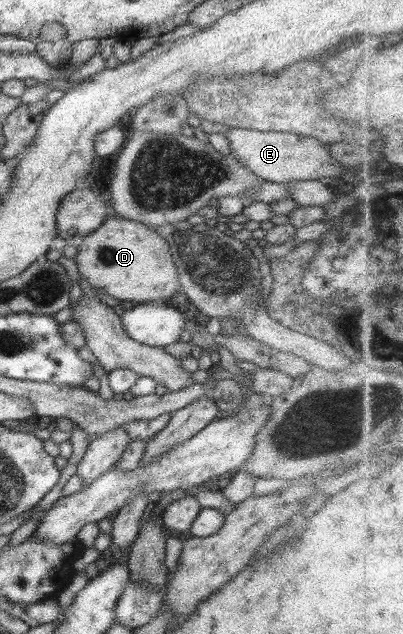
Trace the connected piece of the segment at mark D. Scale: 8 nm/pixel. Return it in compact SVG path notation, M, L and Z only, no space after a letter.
M107 214L105 220L96 230L86 236L83 236L82 242L78 247L78 252L73 259L78 269L80 279L84 279L91 288L100 288L110 297L117 299L123 305L130 304L160 304L170 299L180 289L178 273L172 263L170 251L166 241L154 233L153 228L138 222L124 219L118 215Z

